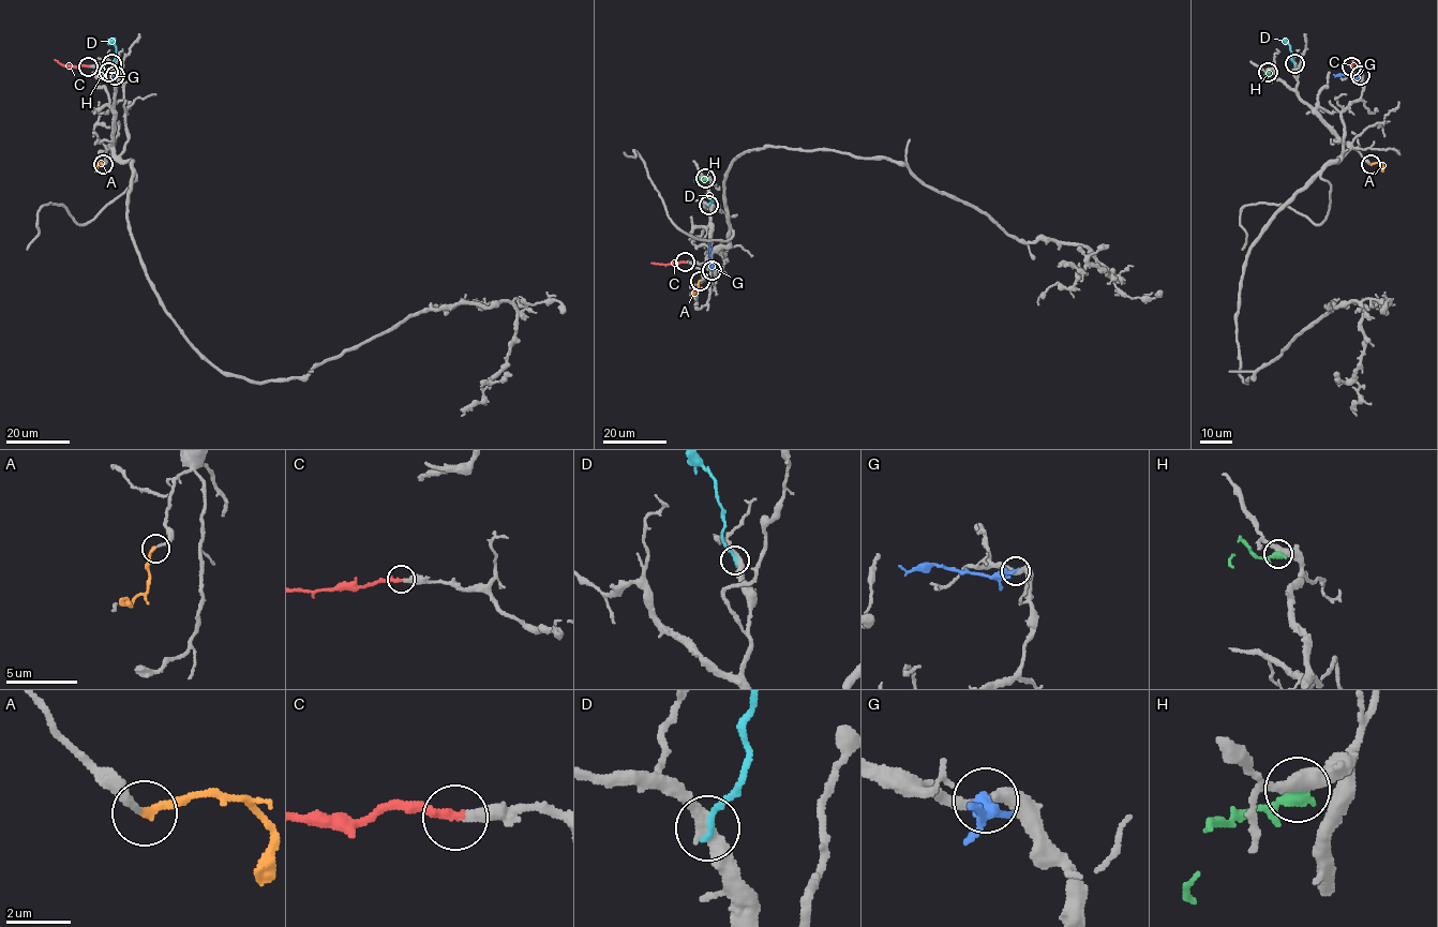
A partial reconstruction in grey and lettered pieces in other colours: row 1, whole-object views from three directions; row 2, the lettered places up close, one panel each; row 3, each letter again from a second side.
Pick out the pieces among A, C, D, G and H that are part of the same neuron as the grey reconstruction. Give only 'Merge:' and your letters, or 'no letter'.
Merge: A, C

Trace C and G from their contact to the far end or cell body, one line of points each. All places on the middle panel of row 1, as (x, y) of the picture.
C: (685, 262), (652, 263)
G: (712, 270), (709, 243)

